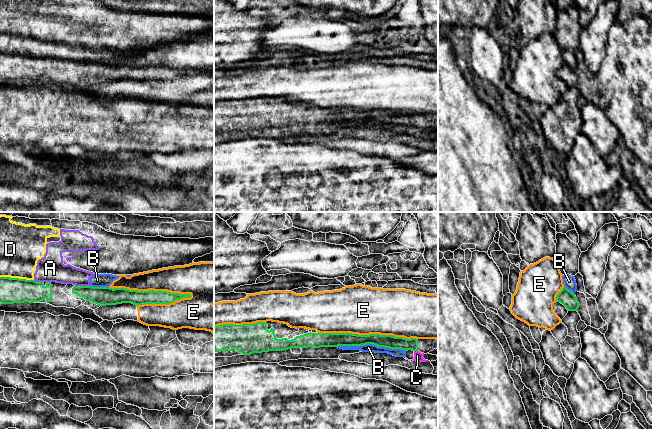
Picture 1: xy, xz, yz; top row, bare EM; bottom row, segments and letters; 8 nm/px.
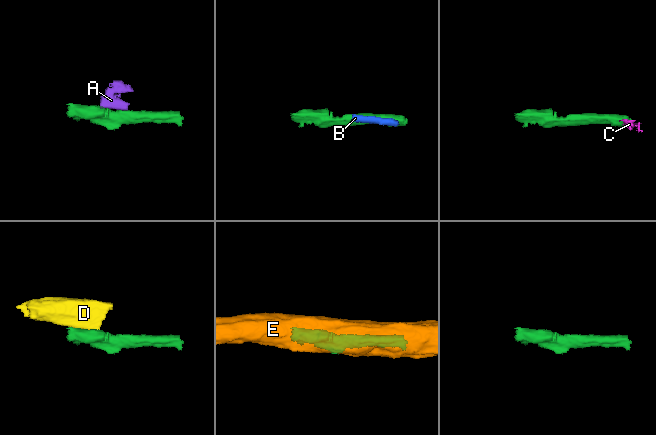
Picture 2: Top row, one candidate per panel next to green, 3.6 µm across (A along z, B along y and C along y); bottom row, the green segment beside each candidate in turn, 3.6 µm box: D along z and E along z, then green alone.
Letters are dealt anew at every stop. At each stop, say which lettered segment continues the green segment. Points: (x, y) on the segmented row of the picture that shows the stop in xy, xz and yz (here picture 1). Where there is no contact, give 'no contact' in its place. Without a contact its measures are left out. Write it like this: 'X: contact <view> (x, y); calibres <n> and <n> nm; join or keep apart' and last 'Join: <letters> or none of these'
A: contact xy (85, 286); calibres 150 and 160 nm; keep apart
B: contact xz (372, 343); calibres 110 and 60 nm; keep apart
C: contact xz (416, 350); calibres 110 and 80 nm; keep apart
D: contact xy (17, 278); calibres 200 and 340 nm; keep apart
E: contact xy (150, 290); calibres 130 and 220 nm; keep apart
Join: none of these

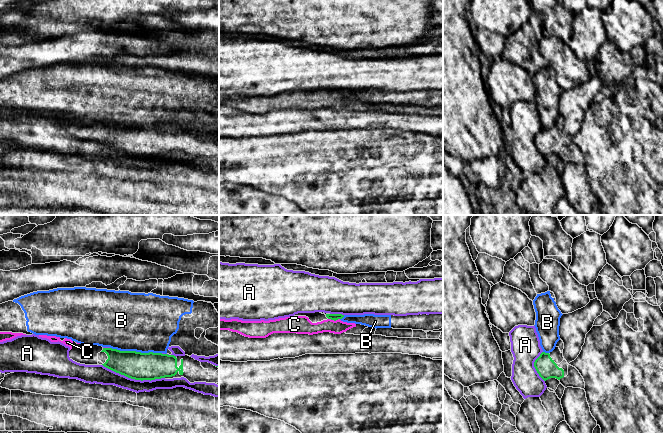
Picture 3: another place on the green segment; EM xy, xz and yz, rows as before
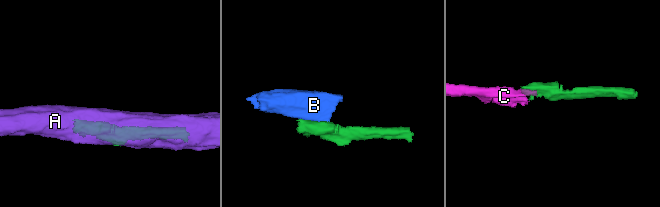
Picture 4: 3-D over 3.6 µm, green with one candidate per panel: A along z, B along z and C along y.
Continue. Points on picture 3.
A: contact xy (133, 378); calibres 220 and 140 nm; keep apart
B: contact xy (135, 351); calibres 220 and 480 nm; keep apart
C: contact xz (334, 320); calibres 50 and 130 nm; join
Join: C

